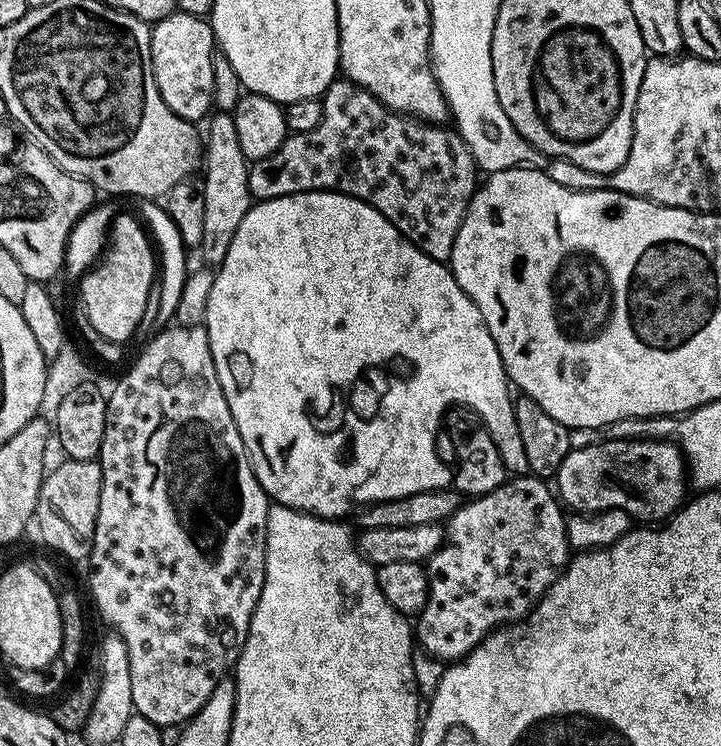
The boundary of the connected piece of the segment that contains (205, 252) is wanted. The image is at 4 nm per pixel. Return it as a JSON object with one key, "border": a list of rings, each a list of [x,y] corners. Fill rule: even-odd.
{"border":[[[213,115],[207,124],[206,147],[202,161],[206,211],[204,211],[202,242],[198,255],[204,259],[201,261],[205,265],[219,266],[226,258],[226,250],[230,250],[230,242],[234,242],[234,230],[242,226],[242,218],[246,218],[249,208],[254,203],[254,197],[248,185],[250,161],[242,154],[242,145],[238,142],[238,130],[234,130],[231,115]]]}

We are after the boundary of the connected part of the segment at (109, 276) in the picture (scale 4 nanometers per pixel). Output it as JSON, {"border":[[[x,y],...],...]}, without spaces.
{"border":[[[117,215],[110,227],[110,239],[106,251],[99,257],[98,263],[84,273],[80,284],[82,311],[110,342],[123,345],[132,335],[137,335],[146,310],[147,296],[154,288],[158,276],[158,260],[154,255],[154,244],[145,225],[135,215]]]}

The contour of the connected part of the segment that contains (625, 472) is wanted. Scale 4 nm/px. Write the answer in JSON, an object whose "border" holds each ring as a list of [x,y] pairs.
{"border":[[[601,440],[573,447],[566,458],[562,458],[562,466],[554,477],[554,488],[561,505],[576,514],[595,514],[617,508],[627,512],[629,517],[636,519],[637,516],[640,522],[664,522],[685,503],[684,491],[690,488],[690,477],[683,452],[671,440]]]}

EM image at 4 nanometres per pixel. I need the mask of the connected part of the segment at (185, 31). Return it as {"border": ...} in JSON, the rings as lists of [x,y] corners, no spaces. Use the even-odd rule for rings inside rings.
{"border":[[[177,10],[172,15],[155,21],[151,25],[151,30],[152,69],[154,78],[158,82],[158,90],[166,102],[166,106],[170,106],[170,110],[174,110],[174,114],[178,114],[182,118],[193,122],[200,122],[200,119],[203,121],[213,107],[214,37],[211,23],[205,17],[191,16]]]}

